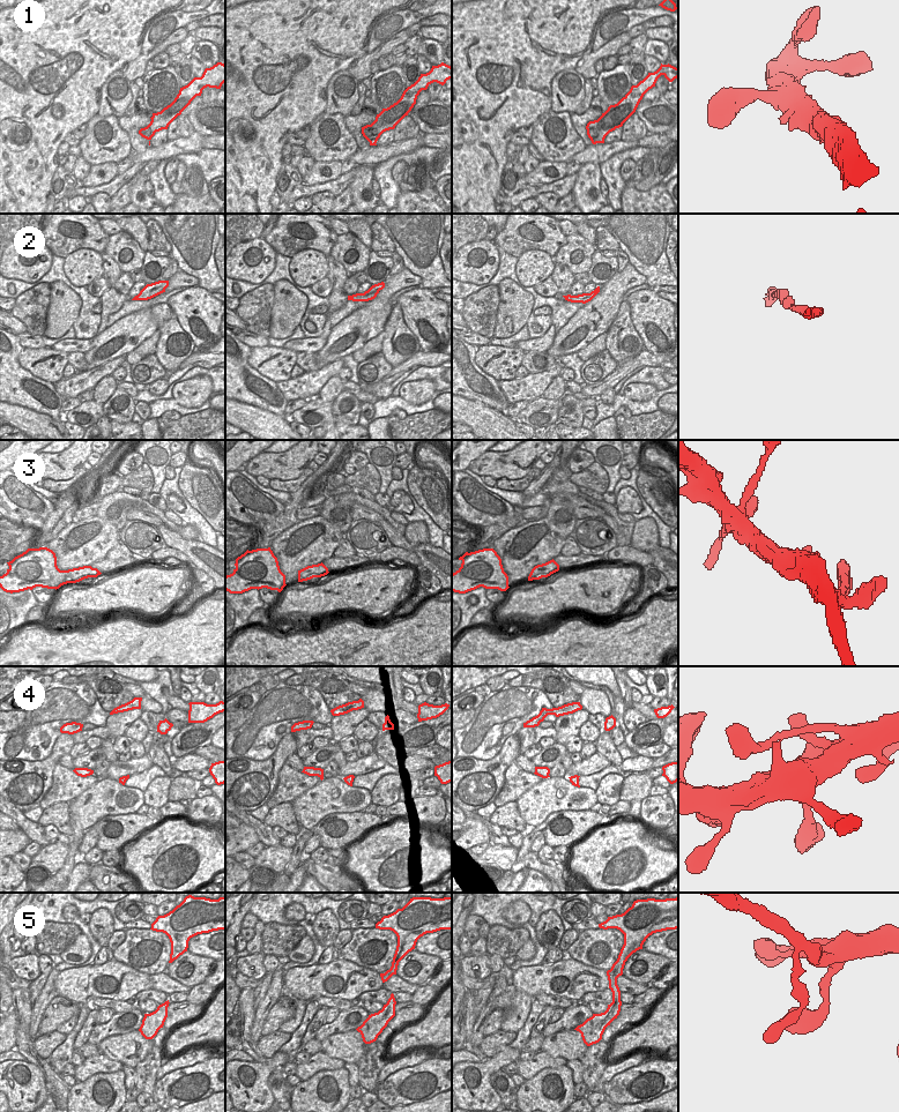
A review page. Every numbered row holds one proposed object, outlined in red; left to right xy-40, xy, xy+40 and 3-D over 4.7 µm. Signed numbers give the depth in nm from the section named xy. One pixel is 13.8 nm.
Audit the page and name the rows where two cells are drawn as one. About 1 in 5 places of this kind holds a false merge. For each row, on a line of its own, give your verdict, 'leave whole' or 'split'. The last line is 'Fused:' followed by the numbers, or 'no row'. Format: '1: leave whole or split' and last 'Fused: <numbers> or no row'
1: leave whole
2: leave whole
3: leave whole
4: leave whole
5: leave whole
Fused: no row

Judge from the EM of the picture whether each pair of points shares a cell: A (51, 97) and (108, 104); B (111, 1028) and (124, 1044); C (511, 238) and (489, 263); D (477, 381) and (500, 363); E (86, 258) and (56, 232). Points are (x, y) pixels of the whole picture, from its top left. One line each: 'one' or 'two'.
A: two
B: two
C: two
D: two
E: two

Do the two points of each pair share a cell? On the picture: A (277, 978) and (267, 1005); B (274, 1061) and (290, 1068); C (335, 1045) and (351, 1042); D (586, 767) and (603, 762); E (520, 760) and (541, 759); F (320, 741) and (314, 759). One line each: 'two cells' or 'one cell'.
A: one cell
B: two cells
C: one cell
D: one cell
E: two cells
F: two cells

